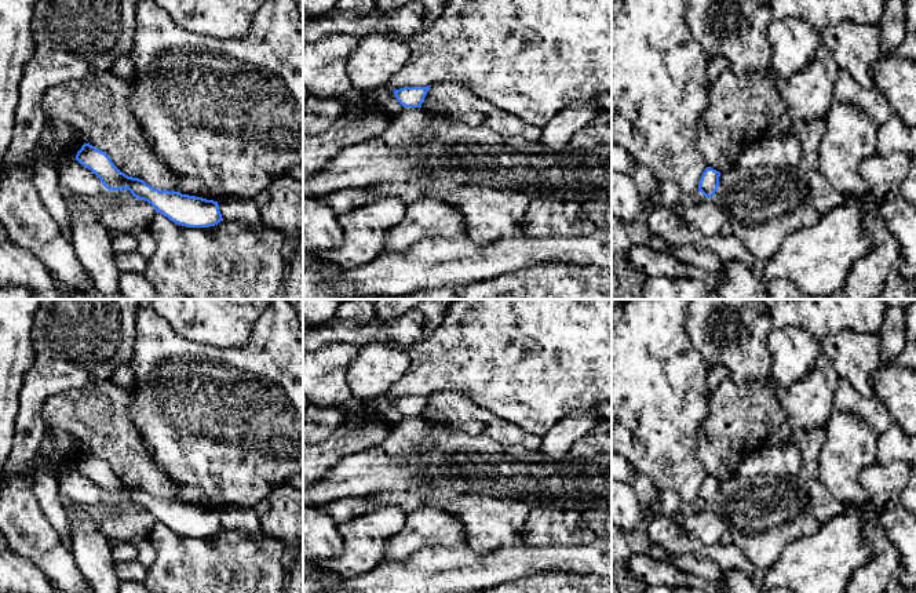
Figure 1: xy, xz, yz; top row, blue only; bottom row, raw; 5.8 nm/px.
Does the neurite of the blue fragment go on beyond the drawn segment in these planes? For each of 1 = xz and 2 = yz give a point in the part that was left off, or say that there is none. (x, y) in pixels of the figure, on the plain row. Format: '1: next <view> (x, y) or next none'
1: next none
2: next none

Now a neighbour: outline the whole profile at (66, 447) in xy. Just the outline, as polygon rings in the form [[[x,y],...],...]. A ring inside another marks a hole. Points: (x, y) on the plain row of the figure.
[[[48,429],[50,433],[54,437],[55,441],[55,450],[56,452],[69,463],[76,468],[77,461],[81,458],[81,455],[85,452],[72,436],[69,436],[63,430],[58,429]]]

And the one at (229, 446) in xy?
[[[282,299],[270,302],[269,308],[253,324],[251,336],[244,346],[215,348],[191,342],[176,334],[169,323],[146,301],[136,314],[136,338],[129,365],[135,374],[135,381],[131,386],[134,392],[134,400],[129,405],[131,419],[140,432],[152,459],[175,484],[179,502],[214,510],[227,506],[253,509],[262,499],[269,496],[275,484],[289,481],[296,474],[303,474],[303,338],[300,336],[296,310],[289,303]]]

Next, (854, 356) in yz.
[[[843,330],[821,339],[820,350],[839,379],[847,381],[861,397],[875,396],[869,375],[883,364],[879,359],[879,335]]]

